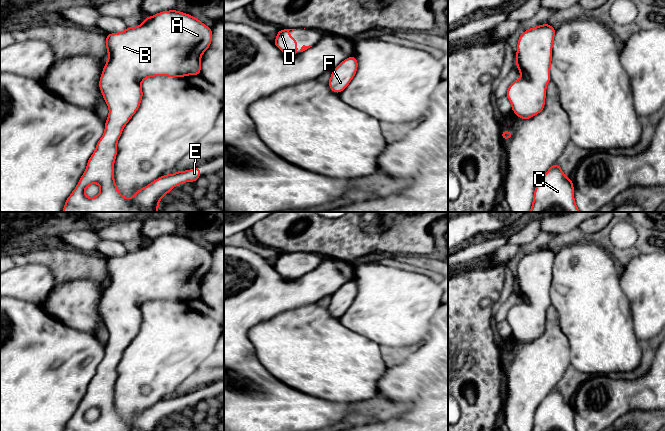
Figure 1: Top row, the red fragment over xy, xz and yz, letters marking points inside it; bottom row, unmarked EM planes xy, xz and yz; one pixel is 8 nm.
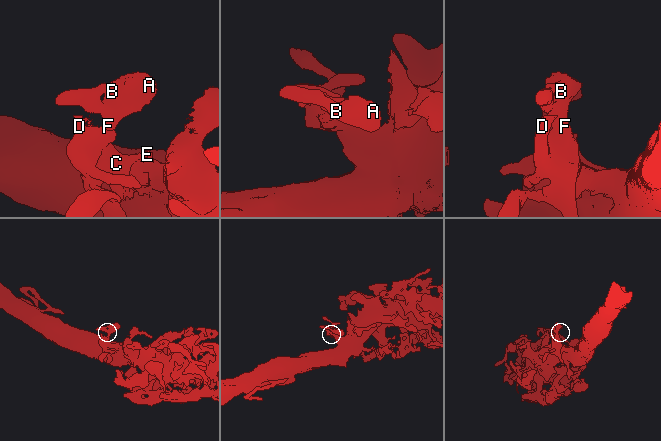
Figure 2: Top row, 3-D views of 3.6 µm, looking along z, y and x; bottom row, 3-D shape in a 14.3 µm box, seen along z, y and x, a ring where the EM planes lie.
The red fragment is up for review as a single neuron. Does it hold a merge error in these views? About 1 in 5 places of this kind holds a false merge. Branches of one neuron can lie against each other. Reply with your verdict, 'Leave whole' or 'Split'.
Leave whole

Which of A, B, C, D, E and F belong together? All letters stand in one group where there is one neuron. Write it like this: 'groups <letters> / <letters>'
groups A B C D E F

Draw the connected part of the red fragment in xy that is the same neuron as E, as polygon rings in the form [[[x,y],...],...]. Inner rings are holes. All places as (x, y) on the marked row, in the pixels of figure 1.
[[[177,10],[163,11],[151,17],[144,18],[141,25],[137,27],[127,27],[125,31],[111,33],[106,36],[106,47],[108,60],[104,65],[100,80],[99,88],[102,92],[104,101],[109,108],[109,115],[105,121],[104,134],[98,141],[95,151],[87,162],[86,170],[81,176],[77,186],[67,198],[62,212],[158,212],[159,202],[162,197],[169,193],[174,186],[180,186],[184,182],[195,182],[200,178],[200,166],[191,170],[180,171],[175,174],[167,174],[154,180],[149,185],[139,189],[131,198],[125,198],[119,192],[114,181],[114,162],[117,156],[117,142],[122,134],[124,126],[138,110],[143,91],[141,83],[148,77],[169,76],[184,77],[188,75],[200,75],[202,54],[210,47],[213,38],[212,29],[199,21],[197,18],[179,12]],[[93,184],[100,185],[100,193],[88,198],[85,189]]]

